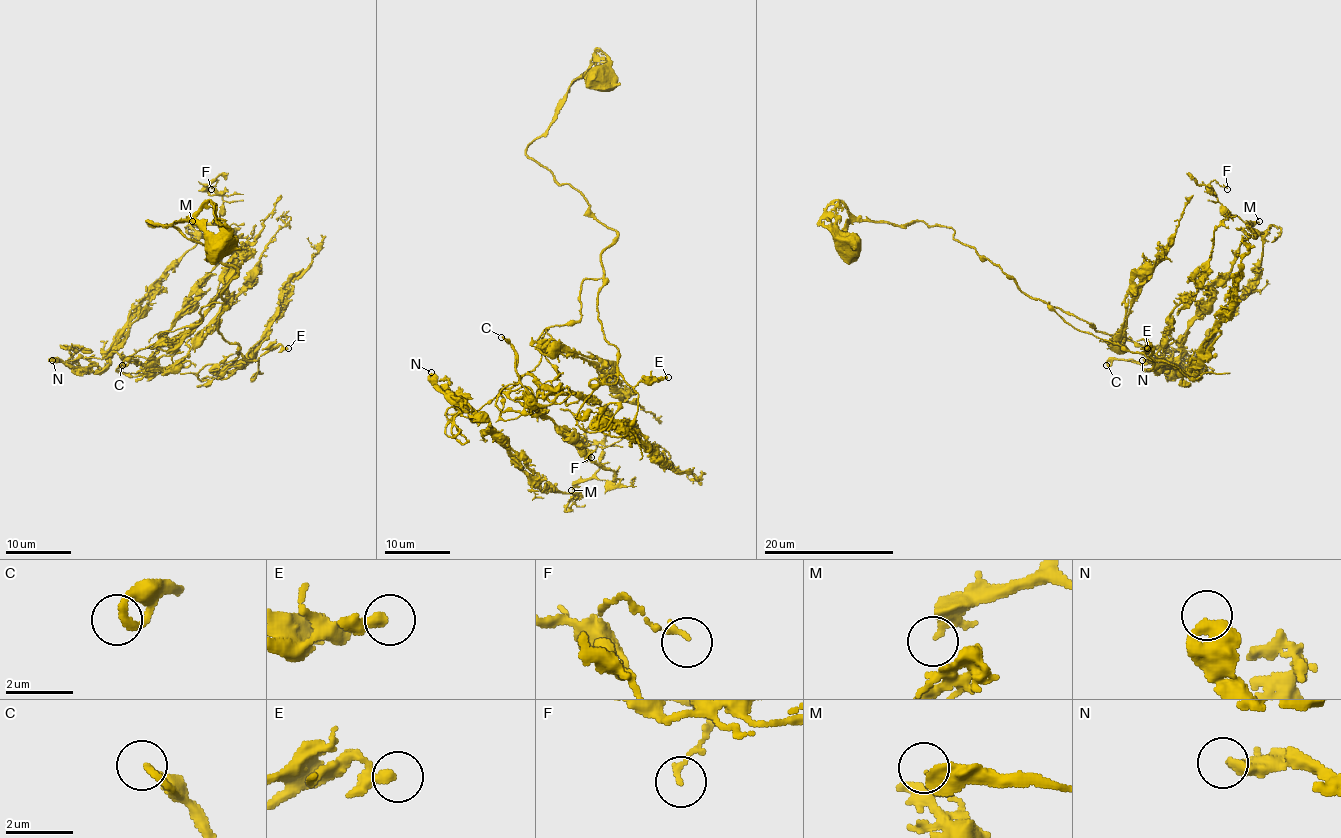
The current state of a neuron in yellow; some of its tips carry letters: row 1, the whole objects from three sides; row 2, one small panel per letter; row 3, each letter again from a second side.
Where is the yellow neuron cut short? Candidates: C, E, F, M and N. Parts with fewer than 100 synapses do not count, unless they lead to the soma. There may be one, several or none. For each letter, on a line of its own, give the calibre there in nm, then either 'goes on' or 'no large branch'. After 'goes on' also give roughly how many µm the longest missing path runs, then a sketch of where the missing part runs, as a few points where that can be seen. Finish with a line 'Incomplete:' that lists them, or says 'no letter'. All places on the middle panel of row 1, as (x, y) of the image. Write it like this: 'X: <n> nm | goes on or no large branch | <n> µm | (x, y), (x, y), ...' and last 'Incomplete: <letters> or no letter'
C: 280 nm | no large branch
E: 240 nm | no large branch
F: 150 nm | no large branch
M: 240 nm | no large branch
N: 480 nm | no large branch
Incomplete: no letter

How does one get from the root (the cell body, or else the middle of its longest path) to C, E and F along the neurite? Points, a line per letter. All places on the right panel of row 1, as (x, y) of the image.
C: (852, 244), (852, 221), (950, 226), (954, 239), (987, 257), (1025, 293), (1165, 361), (1106, 365)
E: (852, 244), (852, 221), (950, 226), (954, 239), (1073, 327), (1155, 360), (1147, 348)
F: (852, 244), (852, 221), (950, 226), (1033, 298), (1176, 358), (1251, 233), (1210, 182), (1227, 189)

